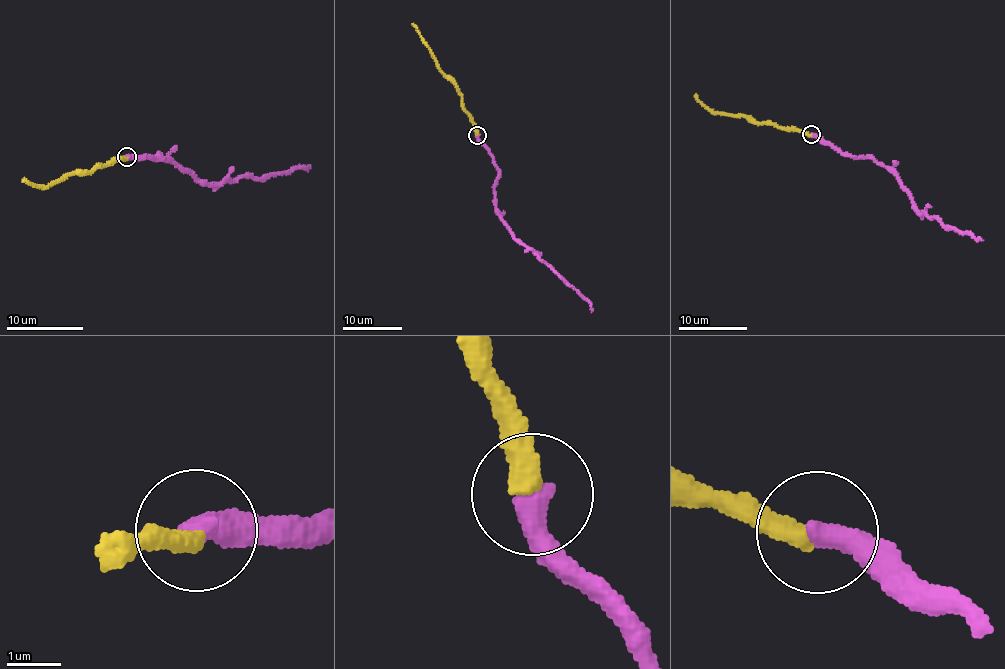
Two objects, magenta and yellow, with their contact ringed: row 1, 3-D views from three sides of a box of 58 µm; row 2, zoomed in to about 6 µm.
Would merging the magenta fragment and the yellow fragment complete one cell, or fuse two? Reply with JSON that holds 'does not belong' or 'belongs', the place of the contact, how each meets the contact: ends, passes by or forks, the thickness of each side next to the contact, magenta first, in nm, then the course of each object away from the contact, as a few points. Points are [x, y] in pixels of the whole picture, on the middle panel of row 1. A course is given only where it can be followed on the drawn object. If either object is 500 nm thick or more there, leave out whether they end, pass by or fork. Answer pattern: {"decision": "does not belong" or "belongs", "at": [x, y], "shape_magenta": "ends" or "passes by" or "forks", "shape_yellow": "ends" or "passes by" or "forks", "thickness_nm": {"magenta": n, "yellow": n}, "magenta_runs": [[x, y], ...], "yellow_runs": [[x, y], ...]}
{"decision": "belongs", "at": [477, 135], "shape_magenta": "ends", "shape_yellow": "ends", "thickness_nm": {"magenta": 480, "yellow": 400}, "magenta_runs": [[477, 134], [498, 171], [495, 208], [517, 240], [556, 270], [587, 301], [591, 312]], "yellow_runs": [[477, 134], [475, 124], [464, 106], [459, 89], [440, 69], [412, 23]]}

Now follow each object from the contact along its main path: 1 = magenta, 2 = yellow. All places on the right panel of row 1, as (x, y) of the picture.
1: (811, 135), (822, 137), (847, 155), (875, 158), (888, 166), (916, 210), (936, 219), (940, 225), (983, 240)
2: (811, 135), (711, 112), (694, 96)

